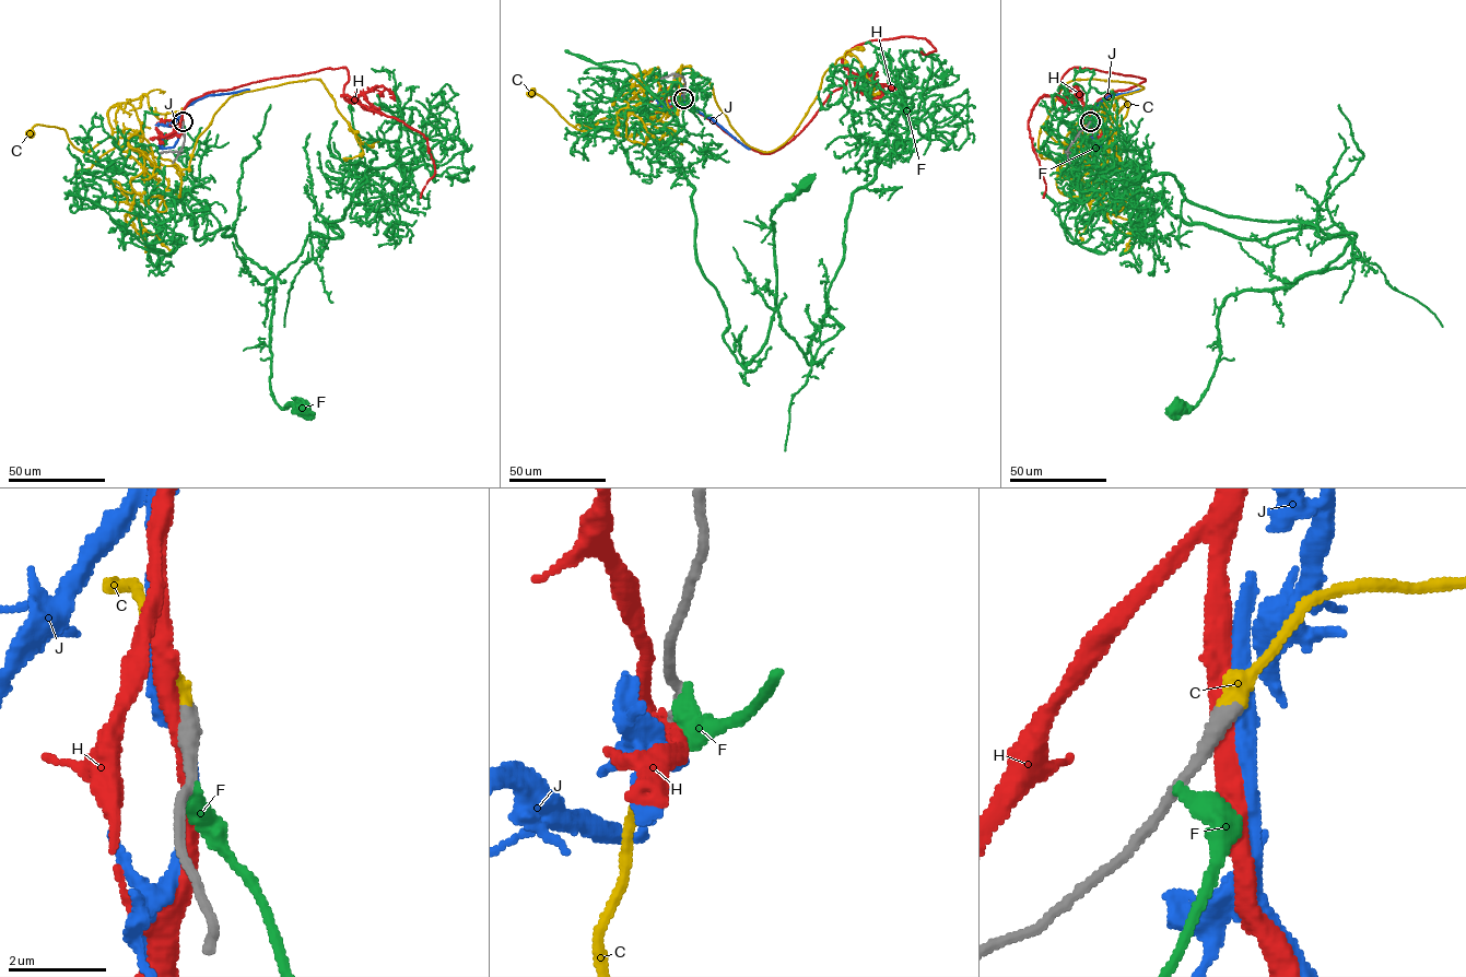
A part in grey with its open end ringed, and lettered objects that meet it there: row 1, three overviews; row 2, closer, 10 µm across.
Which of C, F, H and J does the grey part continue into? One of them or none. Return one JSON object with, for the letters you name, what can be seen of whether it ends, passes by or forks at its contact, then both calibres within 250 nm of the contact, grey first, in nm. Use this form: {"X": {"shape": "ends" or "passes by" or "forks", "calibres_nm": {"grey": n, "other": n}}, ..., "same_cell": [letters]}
{"C": {"shape": "ends", "calibres_nm": {"grey": 400, "other": 360}}, "same_cell": ["C"]}

